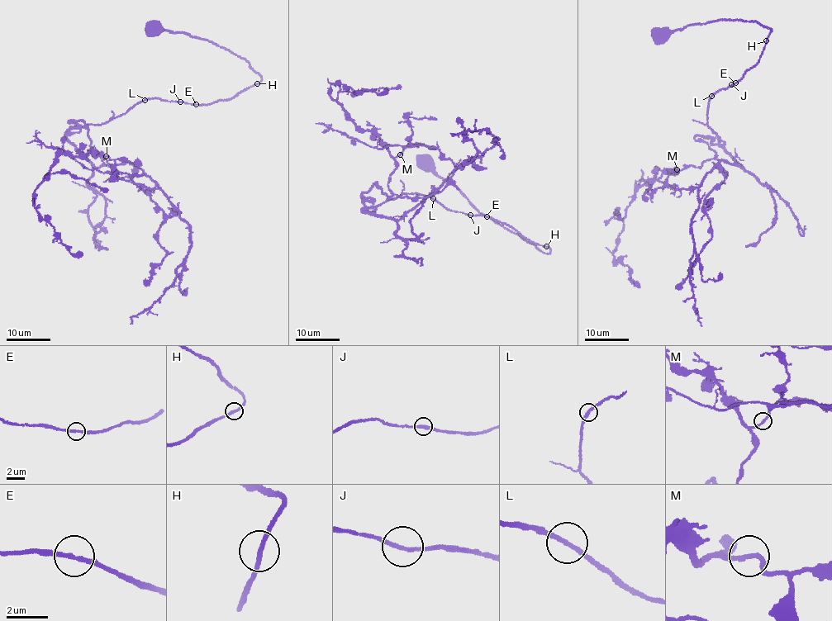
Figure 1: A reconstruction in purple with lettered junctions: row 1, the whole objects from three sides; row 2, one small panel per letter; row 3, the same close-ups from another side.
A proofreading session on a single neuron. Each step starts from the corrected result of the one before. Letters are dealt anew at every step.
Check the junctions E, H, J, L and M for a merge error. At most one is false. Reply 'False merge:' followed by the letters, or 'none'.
False merge: none

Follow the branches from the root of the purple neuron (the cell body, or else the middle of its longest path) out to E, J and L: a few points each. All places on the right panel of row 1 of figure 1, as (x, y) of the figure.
E: (660, 33), (662, 30), (724, 19), (755, 20), (771, 29), (759, 61), (734, 82)
J: (660, 33), (662, 30), (724, 19), (755, 20), (771, 29), (759, 61), (739, 81), (731, 84)
L: (660, 33), (662, 30), (724, 19), (755, 20), (771, 29), (759, 61), (739, 81), (711, 96)

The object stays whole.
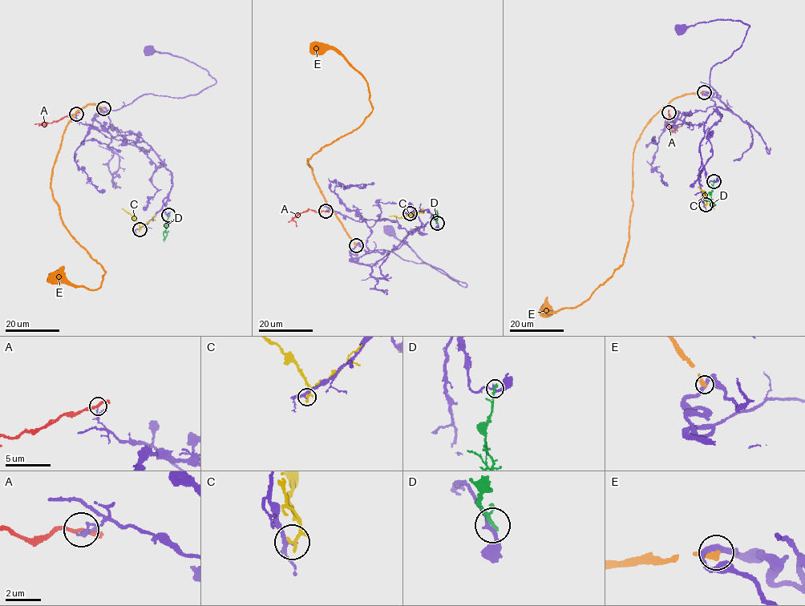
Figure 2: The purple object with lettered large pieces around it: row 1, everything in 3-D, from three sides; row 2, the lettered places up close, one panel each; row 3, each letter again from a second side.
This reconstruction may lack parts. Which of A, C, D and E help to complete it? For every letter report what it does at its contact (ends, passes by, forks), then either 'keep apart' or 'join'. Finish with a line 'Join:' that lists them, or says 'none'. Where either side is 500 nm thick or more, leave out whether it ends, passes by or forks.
A: it passes by; keep apart
C: it ends there; keep apart
D: it ends there; keep apart
E: it ends there; keep apart
Join: none

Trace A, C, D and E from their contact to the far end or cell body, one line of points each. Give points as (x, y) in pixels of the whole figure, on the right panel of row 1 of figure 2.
A: (669, 112), (666, 123), (669, 128), (674, 131), (682, 125)
C: (705, 204), (705, 191), (701, 189)
D: (714, 181), (710, 198), (713, 208)
E: (703, 92), (673, 98), (653, 118), (636, 144), (629, 236), (623, 263), (578, 305), (546, 314), (544, 309)

